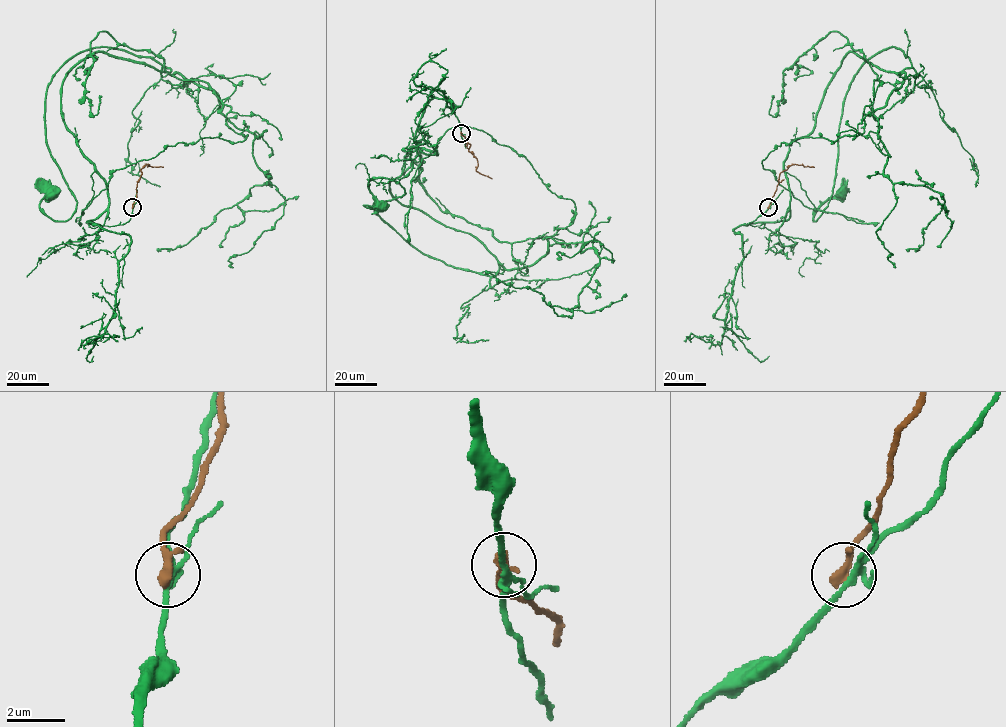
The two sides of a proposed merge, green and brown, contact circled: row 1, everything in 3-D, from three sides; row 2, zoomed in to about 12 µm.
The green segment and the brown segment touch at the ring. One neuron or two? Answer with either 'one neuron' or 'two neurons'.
two neurons

